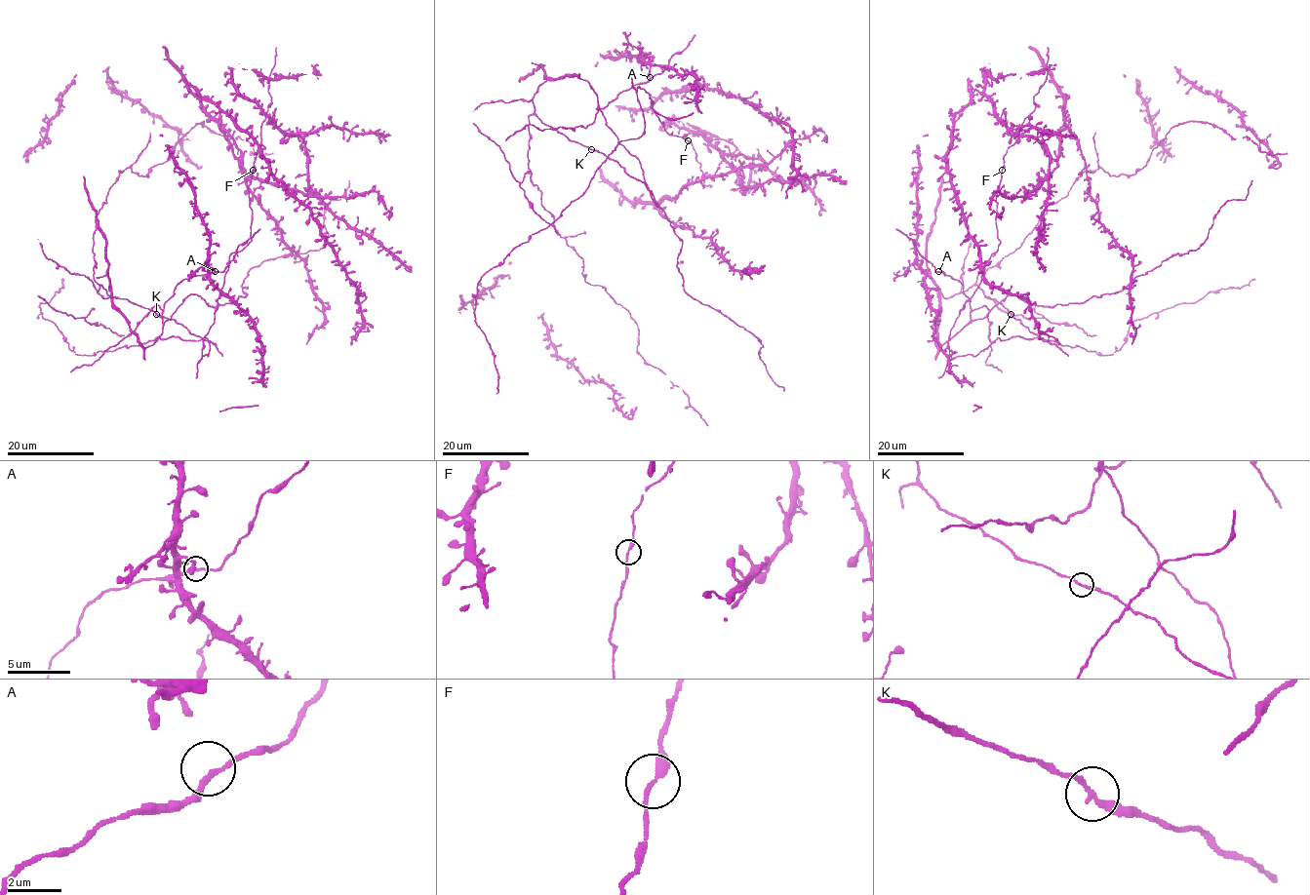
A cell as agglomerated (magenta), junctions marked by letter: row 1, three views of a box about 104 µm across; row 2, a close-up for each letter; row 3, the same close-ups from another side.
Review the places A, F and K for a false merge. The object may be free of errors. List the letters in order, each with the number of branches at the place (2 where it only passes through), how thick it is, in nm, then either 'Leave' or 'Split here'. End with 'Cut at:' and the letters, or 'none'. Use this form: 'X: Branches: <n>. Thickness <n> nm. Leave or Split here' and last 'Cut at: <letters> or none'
A: Branches: 2. Thickness 200 nm. Leave
F: Branches: 2. Thickness 240 nm. Leave
K: Branches: 2. Thickness 200 nm. Leave
Cut at: none

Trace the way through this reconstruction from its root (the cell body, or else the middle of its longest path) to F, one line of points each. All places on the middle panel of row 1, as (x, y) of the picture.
F: (645, 131), (638, 87), (649, 94), (664, 129), (683, 138), (686, 135), (683, 136), (687, 140)

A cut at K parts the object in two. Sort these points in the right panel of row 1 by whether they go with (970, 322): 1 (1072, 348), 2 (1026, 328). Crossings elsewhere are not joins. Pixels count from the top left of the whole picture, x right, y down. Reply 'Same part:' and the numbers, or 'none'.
Same part: 1

